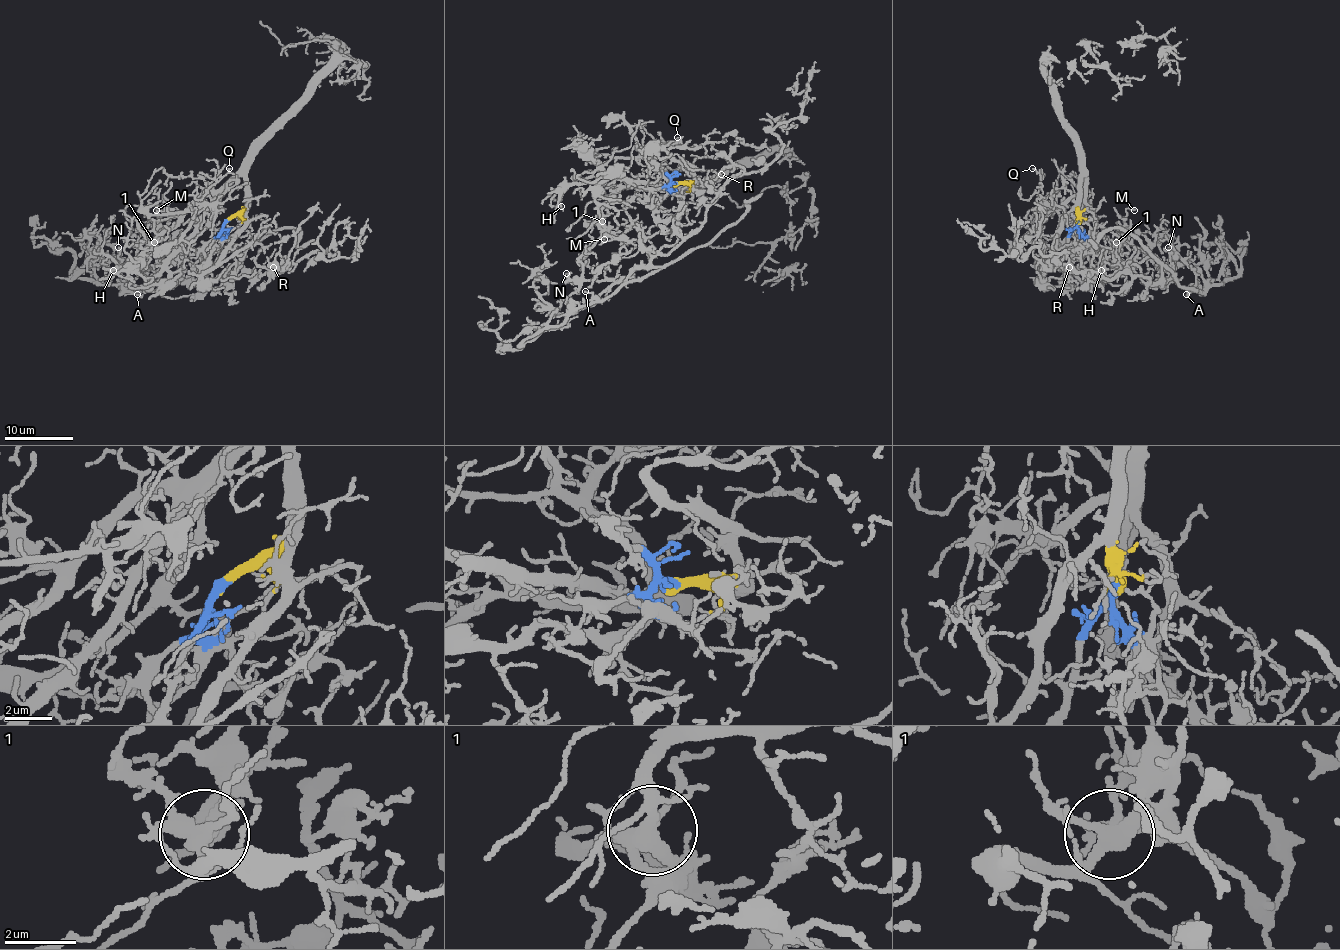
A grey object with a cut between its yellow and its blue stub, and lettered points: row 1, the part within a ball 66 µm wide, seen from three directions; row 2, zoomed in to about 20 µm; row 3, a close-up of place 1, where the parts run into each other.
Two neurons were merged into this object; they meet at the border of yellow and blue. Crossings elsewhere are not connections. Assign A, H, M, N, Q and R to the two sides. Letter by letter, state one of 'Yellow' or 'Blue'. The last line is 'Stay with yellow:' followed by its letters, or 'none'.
A: Blue
H: Yellow
M: Yellow
N: Blue
Q: Yellow
R: Blue
Stay with yellow: H, M, Q

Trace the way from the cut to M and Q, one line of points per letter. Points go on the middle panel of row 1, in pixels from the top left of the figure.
M: (674, 184), (693, 183), (669, 189), (661, 198), (638, 196), (609, 201), (602, 222), (611, 231), (604, 239)
Q: (674, 184), (693, 183), (690, 186), (673, 186), (652, 160), (650, 146), (654, 143), (674, 145), (678, 138)

